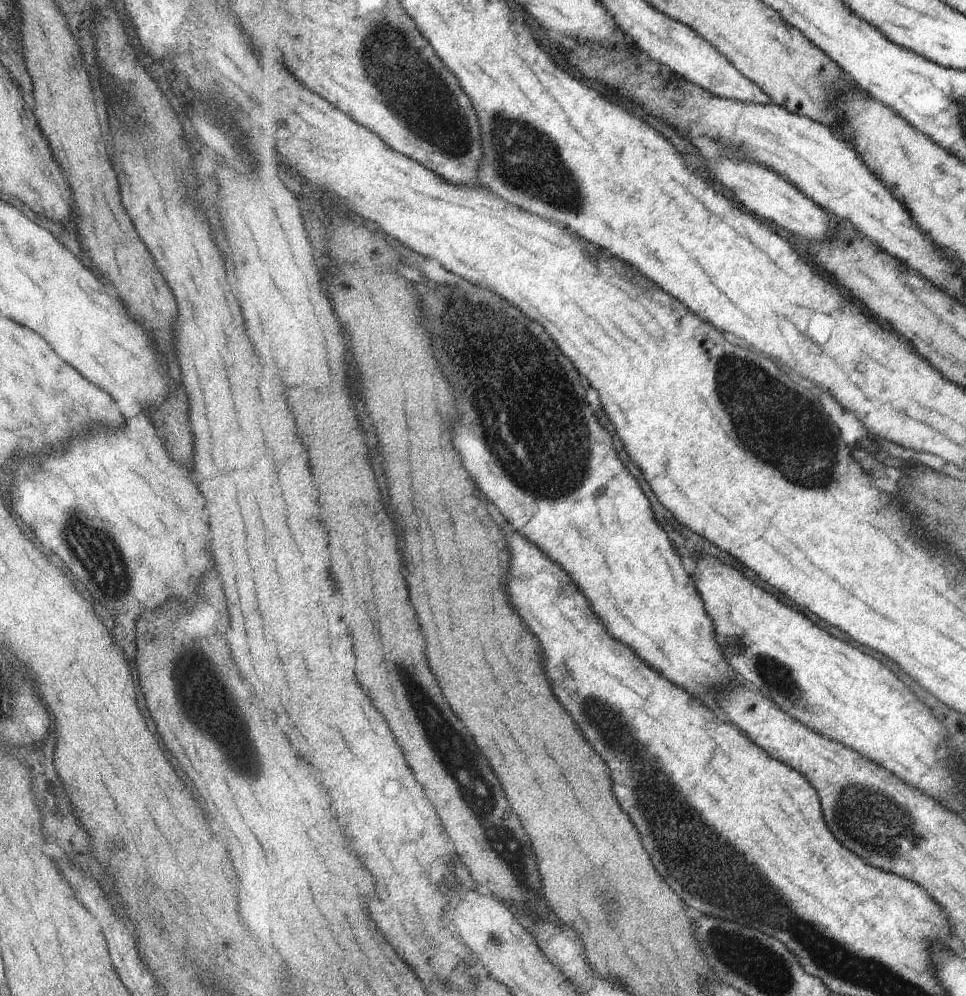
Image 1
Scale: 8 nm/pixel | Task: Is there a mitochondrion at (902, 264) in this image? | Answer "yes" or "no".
no

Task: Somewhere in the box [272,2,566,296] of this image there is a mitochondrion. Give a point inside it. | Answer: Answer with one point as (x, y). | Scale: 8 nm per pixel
(393, 64)

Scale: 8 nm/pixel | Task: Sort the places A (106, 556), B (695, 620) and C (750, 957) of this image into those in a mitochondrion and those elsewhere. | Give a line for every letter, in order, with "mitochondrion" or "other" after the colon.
A: mitochondrion
B: other
C: mitochondrion

